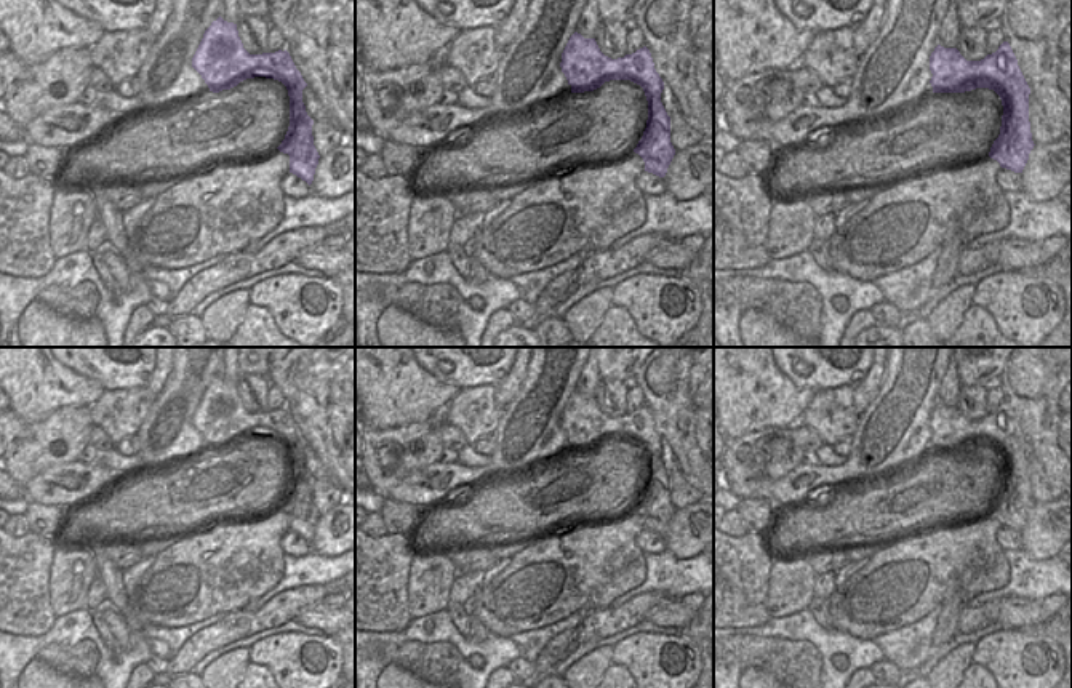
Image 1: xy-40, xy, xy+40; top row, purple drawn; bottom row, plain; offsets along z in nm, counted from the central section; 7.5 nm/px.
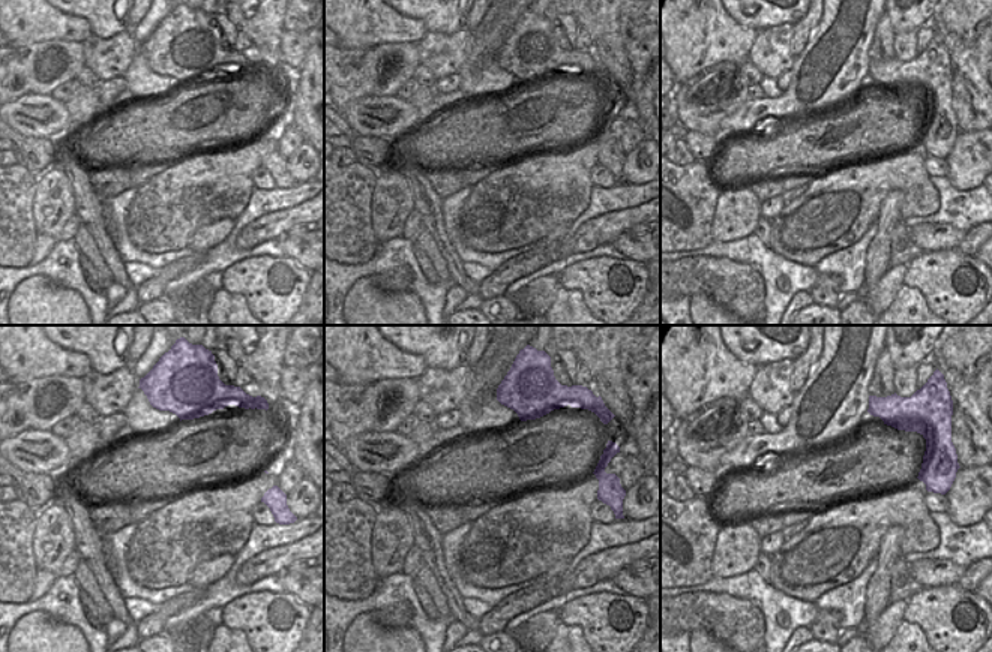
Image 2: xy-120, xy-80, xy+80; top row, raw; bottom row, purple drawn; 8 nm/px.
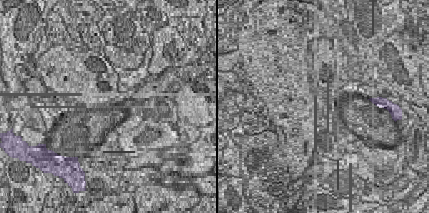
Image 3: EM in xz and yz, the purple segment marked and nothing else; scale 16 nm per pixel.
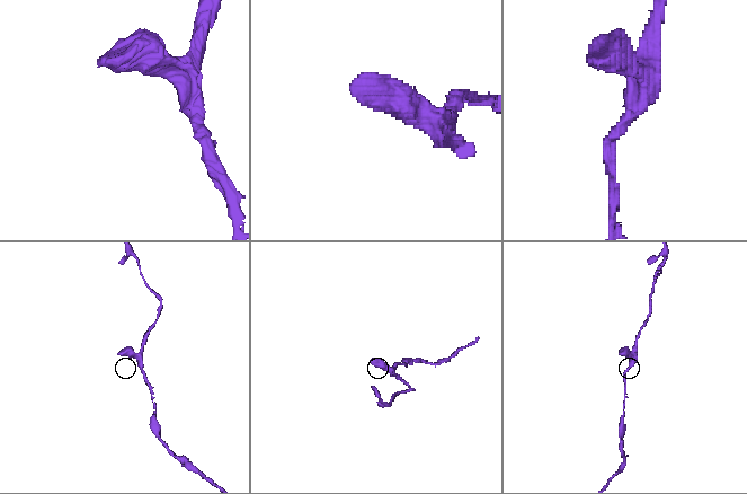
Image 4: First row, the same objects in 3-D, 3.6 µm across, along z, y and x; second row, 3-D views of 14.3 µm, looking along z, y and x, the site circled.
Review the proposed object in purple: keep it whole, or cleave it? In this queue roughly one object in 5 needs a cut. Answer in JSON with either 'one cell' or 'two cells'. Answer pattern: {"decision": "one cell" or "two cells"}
{"decision": "one cell"}

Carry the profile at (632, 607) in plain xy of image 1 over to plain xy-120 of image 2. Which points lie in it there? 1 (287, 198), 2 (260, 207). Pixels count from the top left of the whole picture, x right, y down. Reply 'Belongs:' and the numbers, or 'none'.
Belongs: none

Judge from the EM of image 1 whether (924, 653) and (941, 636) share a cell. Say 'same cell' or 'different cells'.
different cells

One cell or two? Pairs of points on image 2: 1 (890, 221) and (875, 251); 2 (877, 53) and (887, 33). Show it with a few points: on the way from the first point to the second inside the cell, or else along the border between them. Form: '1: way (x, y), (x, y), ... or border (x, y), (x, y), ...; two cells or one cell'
1: way (884, 228), (881, 243); one cell
2: way (881, 48), (883, 38); one cell

